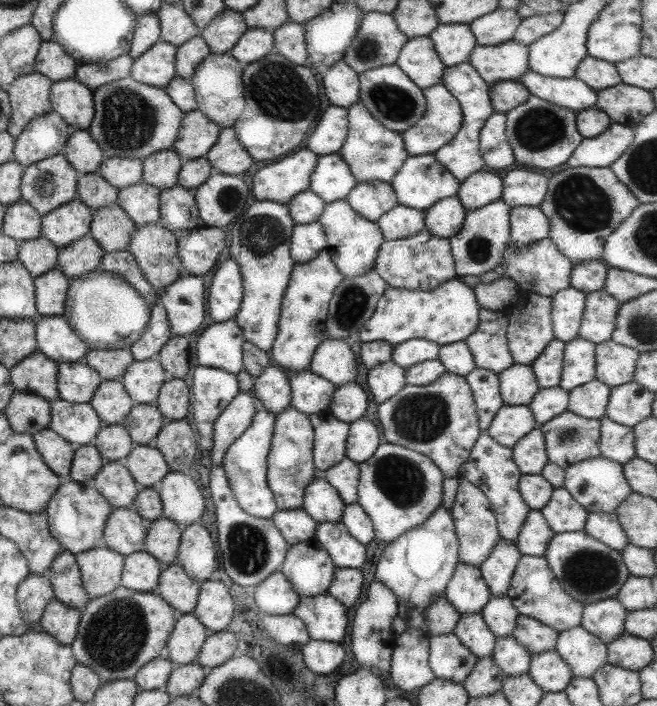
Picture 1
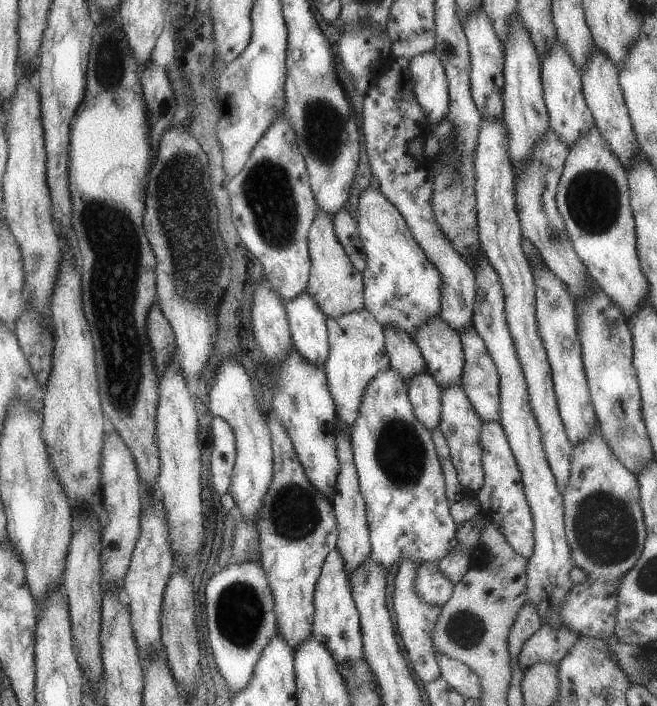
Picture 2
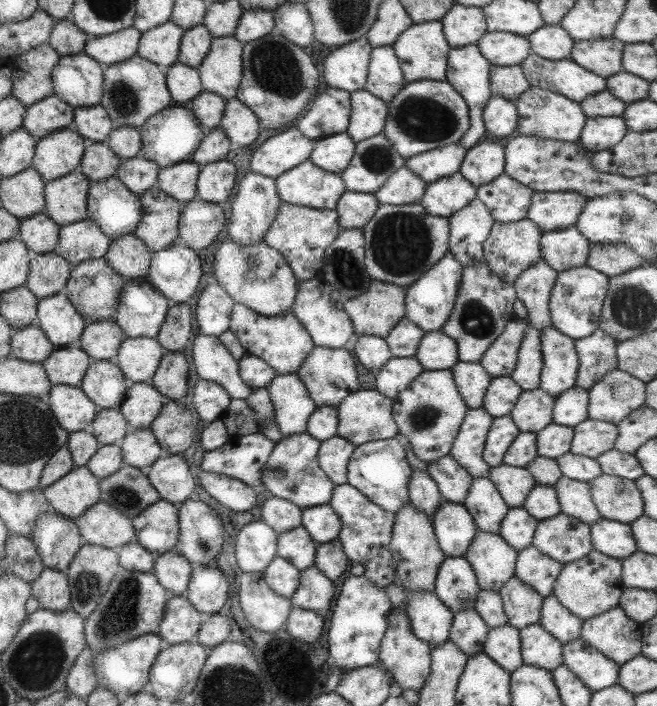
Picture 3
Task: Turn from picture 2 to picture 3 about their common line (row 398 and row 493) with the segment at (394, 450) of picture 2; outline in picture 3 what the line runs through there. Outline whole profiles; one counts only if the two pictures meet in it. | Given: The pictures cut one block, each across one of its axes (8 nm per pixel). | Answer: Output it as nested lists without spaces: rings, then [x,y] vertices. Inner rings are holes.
[[[400,437],[371,440],[357,445],[346,466],[346,483],[356,488],[379,508],[395,514],[403,505],[408,504],[407,485],[412,471],[405,460],[404,447],[405,444]]]

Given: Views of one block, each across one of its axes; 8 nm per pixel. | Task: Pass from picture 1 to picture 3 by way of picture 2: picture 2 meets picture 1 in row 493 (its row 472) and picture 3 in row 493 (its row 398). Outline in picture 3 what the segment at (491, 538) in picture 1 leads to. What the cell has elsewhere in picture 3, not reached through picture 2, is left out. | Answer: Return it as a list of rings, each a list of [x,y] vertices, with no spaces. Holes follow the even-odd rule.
[[[449,455],[442,456],[425,466],[426,473],[437,485],[442,498],[463,505],[472,481],[469,473],[458,466]]]

